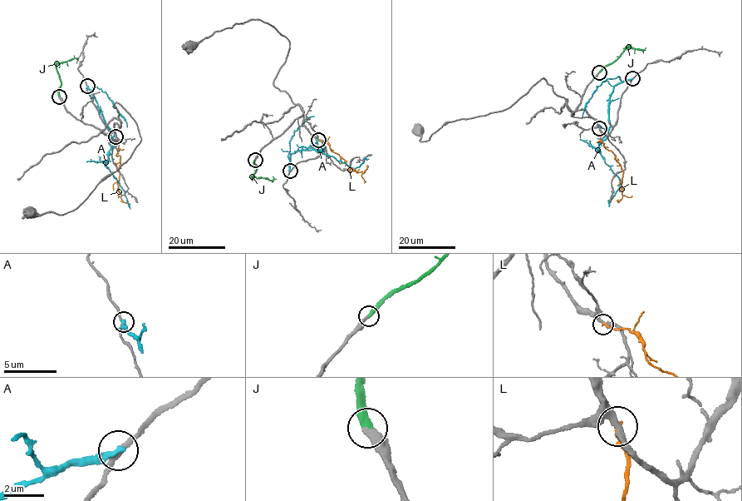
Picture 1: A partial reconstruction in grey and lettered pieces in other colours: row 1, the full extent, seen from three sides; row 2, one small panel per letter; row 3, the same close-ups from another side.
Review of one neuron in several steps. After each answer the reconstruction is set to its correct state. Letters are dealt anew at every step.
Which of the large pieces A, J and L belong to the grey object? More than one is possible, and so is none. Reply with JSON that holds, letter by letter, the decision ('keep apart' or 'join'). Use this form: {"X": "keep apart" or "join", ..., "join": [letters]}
{"A": "keep apart", "J": "join", "L": "keep apart", "join": ["J"]}

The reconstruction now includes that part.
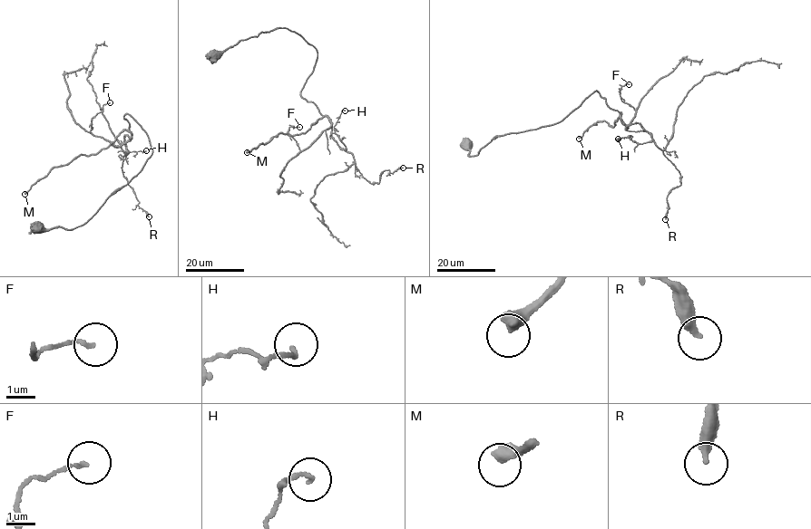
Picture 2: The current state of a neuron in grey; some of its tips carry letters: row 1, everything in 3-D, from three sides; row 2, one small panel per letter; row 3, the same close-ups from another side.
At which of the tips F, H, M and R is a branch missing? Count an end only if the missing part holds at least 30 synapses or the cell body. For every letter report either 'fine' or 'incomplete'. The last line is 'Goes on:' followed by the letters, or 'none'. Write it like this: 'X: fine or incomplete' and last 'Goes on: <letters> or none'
F: fine
H: fine
M: incomplete
R: fine
Goes on: M

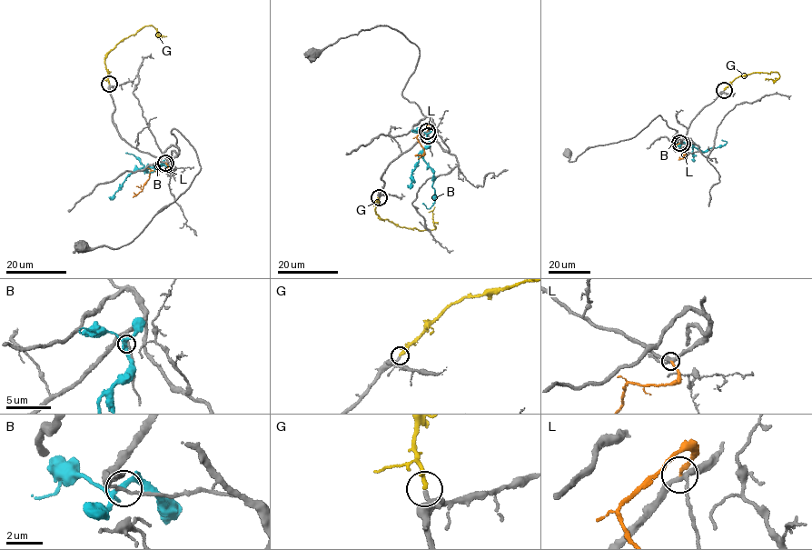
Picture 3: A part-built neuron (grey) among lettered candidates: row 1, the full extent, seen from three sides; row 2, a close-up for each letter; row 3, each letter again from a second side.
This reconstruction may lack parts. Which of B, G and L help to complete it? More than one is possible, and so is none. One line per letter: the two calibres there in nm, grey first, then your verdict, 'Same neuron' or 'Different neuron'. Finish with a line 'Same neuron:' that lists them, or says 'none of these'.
B: Thickness 150 nm (grey) against 220 nm. Different neuron
G: Thickness 240 nm (grey) against 240 nm. Same neuron
L: Thickness 240 nm (grey) against 200 nm. Different neuron
Same neuron: G

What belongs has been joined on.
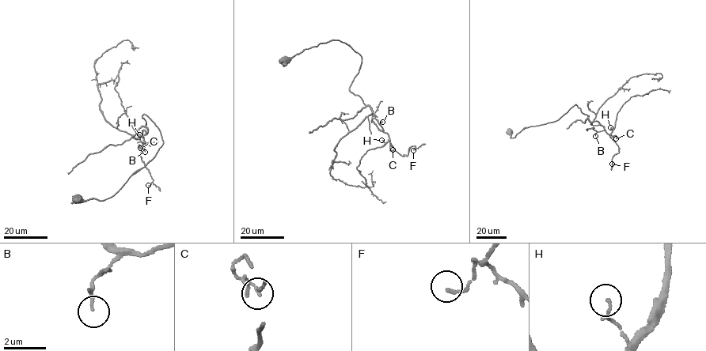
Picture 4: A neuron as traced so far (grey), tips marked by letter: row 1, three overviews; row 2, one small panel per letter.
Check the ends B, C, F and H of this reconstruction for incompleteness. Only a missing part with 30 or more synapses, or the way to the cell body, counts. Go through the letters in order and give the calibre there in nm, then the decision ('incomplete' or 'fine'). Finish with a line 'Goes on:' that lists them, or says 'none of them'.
B: 110 nm thick; fine
C: 80 nm thick; fine
F: 150 nm thick; fine
H: 120 nm thick; fine
Goes on: none of them

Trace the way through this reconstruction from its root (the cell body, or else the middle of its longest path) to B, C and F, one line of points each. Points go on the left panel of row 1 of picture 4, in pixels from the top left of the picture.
B: (77, 199), (112, 196), (154, 157), (163, 141), (155, 124), (143, 114), (145, 152)
C: (77, 199), (112, 196), (154, 157), (163, 141), (143, 114), (147, 130), (142, 130), (140, 148)
F: (77, 199), (112, 196), (154, 157), (163, 141), (143, 114), (140, 155), (153, 180), (148, 185)

